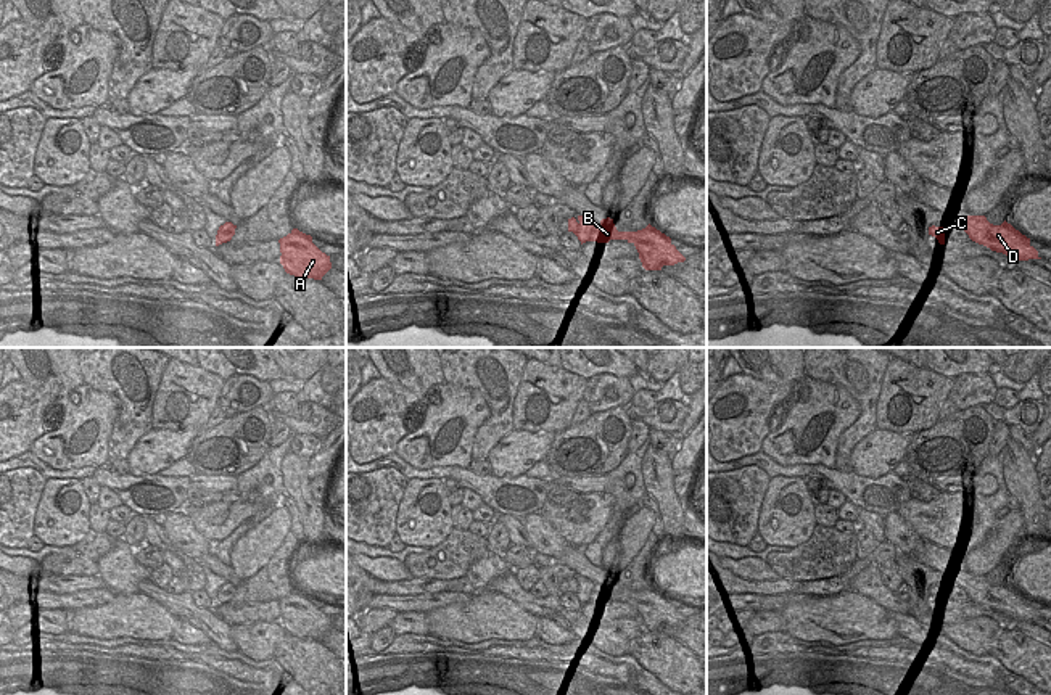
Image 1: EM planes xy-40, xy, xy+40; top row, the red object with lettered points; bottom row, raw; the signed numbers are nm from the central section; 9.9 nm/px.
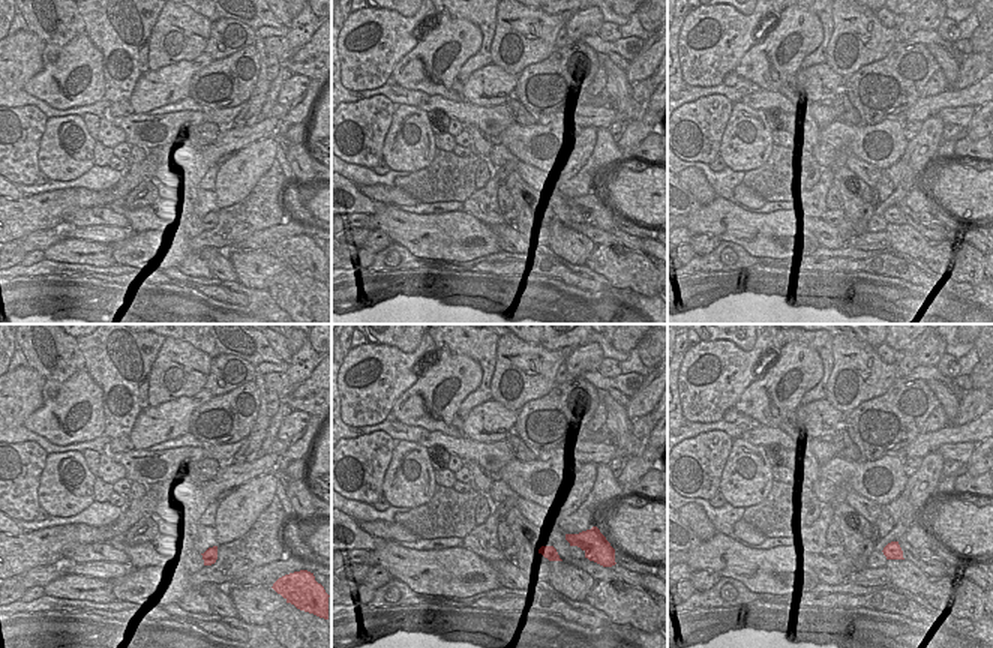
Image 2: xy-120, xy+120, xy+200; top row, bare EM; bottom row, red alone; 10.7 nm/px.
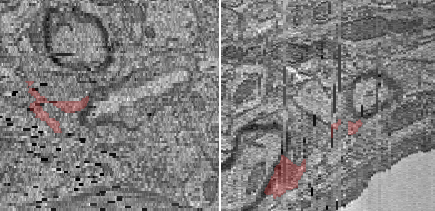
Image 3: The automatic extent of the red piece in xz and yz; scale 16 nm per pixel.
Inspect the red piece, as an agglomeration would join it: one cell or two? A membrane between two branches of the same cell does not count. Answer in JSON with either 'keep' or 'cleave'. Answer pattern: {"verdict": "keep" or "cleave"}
{"verdict": "cleave"}

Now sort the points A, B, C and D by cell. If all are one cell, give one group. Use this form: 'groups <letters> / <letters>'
groups A B D / C

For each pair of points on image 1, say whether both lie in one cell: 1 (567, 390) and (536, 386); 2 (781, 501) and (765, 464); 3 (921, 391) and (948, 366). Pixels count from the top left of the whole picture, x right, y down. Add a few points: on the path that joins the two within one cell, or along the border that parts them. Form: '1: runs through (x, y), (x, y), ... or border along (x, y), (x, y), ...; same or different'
1: runs through (559, 390), (544, 390); same
2: border along (802, 477), (771, 478); different
3: border along (926, 366), (953, 378); different

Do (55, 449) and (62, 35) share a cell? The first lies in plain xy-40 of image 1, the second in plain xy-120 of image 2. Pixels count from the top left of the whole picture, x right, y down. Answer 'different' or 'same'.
different

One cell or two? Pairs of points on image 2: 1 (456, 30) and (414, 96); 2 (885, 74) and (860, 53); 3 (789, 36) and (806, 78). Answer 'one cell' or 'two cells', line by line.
1: two cells
2: two cells
3: two cells

